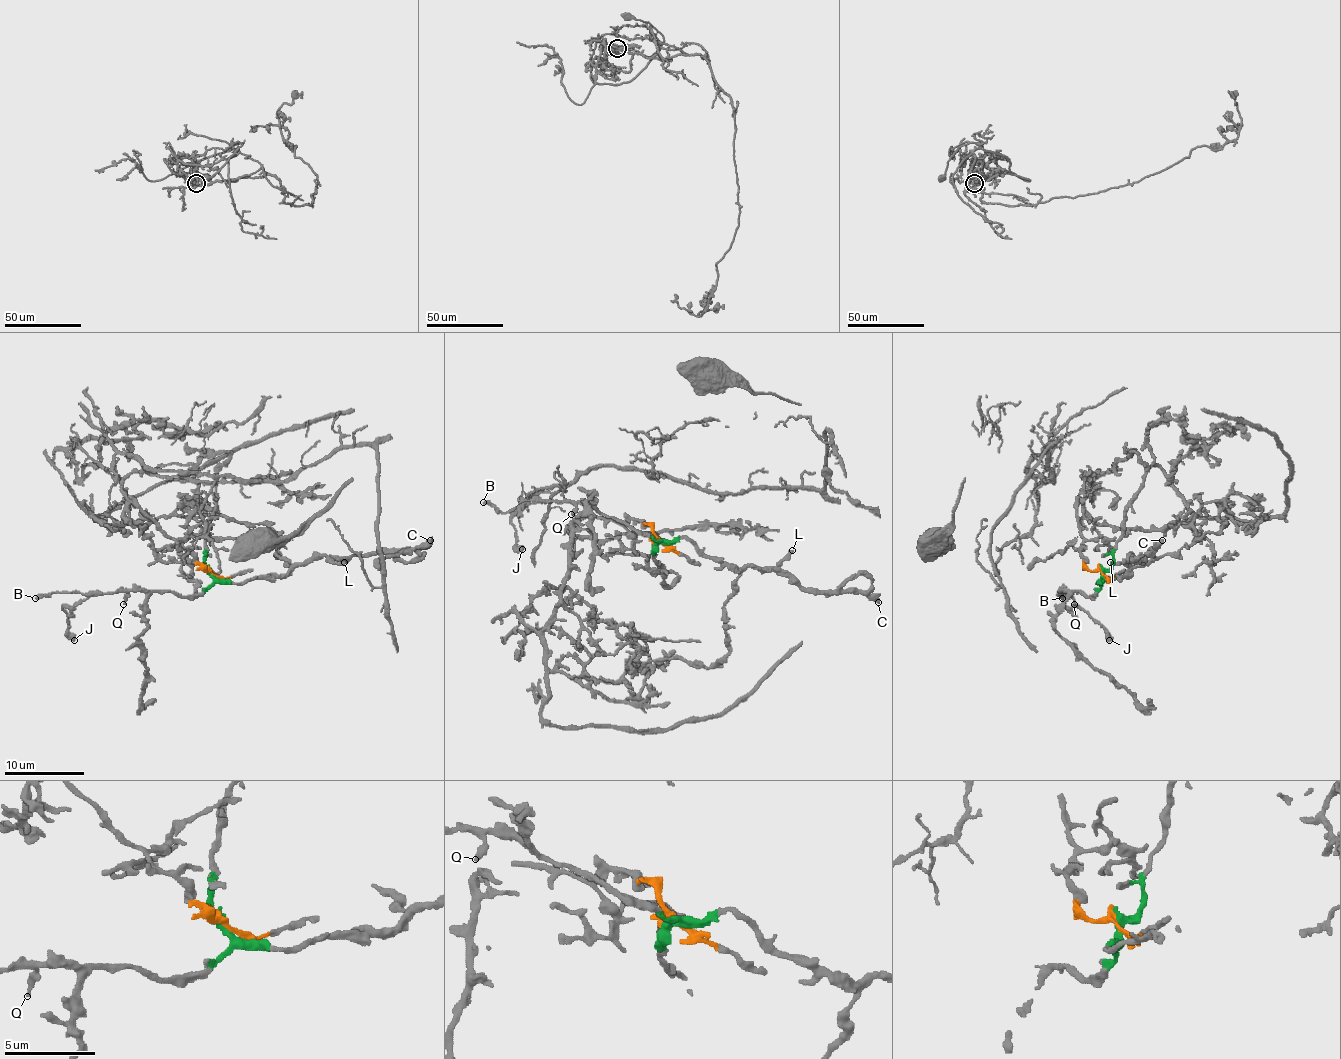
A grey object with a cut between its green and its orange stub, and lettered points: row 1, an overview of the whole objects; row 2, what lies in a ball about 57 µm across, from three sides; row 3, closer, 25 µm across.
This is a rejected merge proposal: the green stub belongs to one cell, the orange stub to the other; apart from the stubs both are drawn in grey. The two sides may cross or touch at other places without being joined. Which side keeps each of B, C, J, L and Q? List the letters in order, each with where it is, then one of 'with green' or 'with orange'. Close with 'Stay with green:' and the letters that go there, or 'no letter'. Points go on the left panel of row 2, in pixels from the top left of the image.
B: at (35, 598); with green
C: at (430, 540); with green
J: at (74, 640); with green
L: at (344, 562); with green
Q: at (123, 604); with green
Stay with green: B, C, J, L, Q

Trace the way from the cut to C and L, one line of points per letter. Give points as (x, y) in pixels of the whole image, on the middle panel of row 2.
C: (657, 542), (687, 538), (708, 556), (738, 568), (756, 566), (786, 572), (804, 588), (868, 592), (878, 602)
L: (657, 542), (687, 538), (708, 556), (720, 558), (738, 568), (776, 566), (792, 550)

